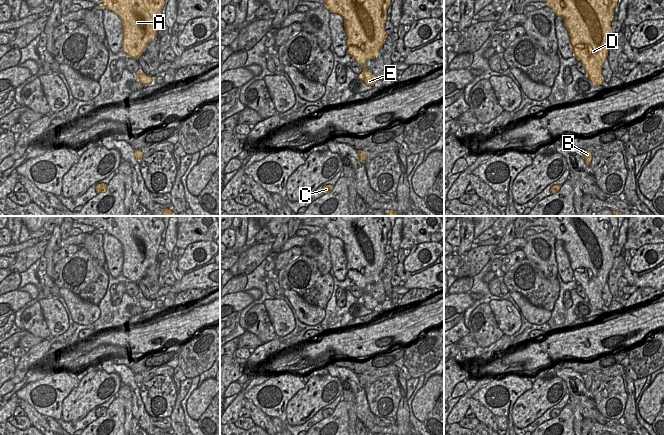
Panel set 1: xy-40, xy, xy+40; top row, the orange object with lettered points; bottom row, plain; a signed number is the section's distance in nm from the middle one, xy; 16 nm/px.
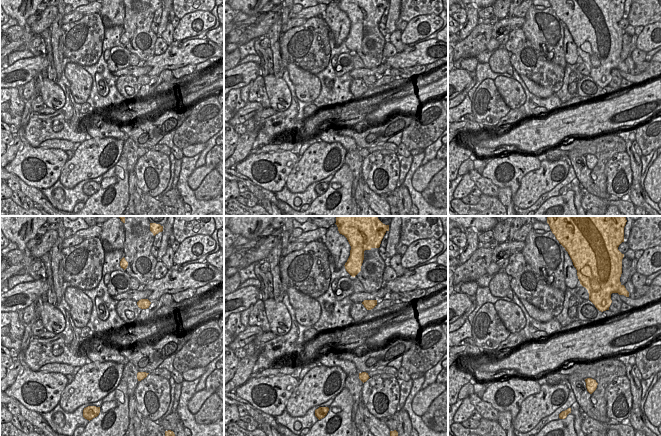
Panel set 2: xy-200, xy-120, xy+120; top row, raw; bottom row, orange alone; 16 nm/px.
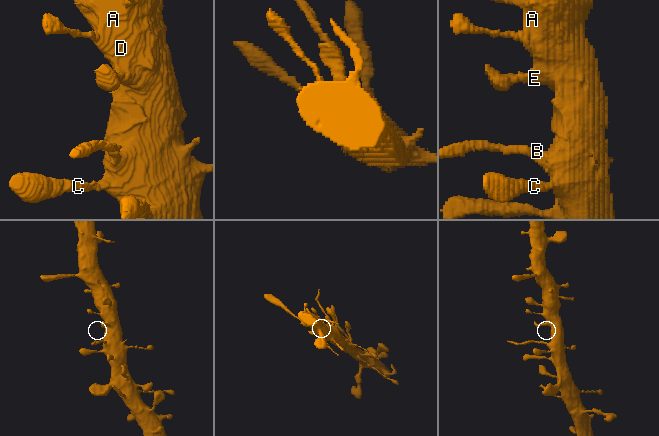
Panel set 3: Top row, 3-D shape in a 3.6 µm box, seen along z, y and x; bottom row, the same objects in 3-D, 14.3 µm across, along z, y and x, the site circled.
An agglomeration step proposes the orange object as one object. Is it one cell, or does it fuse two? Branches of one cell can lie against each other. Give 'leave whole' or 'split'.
leave whole

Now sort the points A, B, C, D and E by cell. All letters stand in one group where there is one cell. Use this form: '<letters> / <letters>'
A B C D E

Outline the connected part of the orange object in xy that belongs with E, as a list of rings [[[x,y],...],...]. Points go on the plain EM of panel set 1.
[[[320,216],[325,225],[325,231],[330,237],[339,238],[344,243],[347,258],[347,277],[363,291],[360,300],[366,309],[373,310],[379,303],[366,292],[366,285],[375,283],[387,262],[384,253],[387,244],[387,234],[391,228],[388,216]]]

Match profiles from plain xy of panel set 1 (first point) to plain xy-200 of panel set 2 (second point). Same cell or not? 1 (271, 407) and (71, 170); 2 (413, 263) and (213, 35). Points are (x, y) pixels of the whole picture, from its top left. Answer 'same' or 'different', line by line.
1: different
2: different

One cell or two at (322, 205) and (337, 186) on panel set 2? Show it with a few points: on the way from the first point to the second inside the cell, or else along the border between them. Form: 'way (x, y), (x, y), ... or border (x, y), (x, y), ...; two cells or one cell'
way (326, 200), (332, 191); one cell

